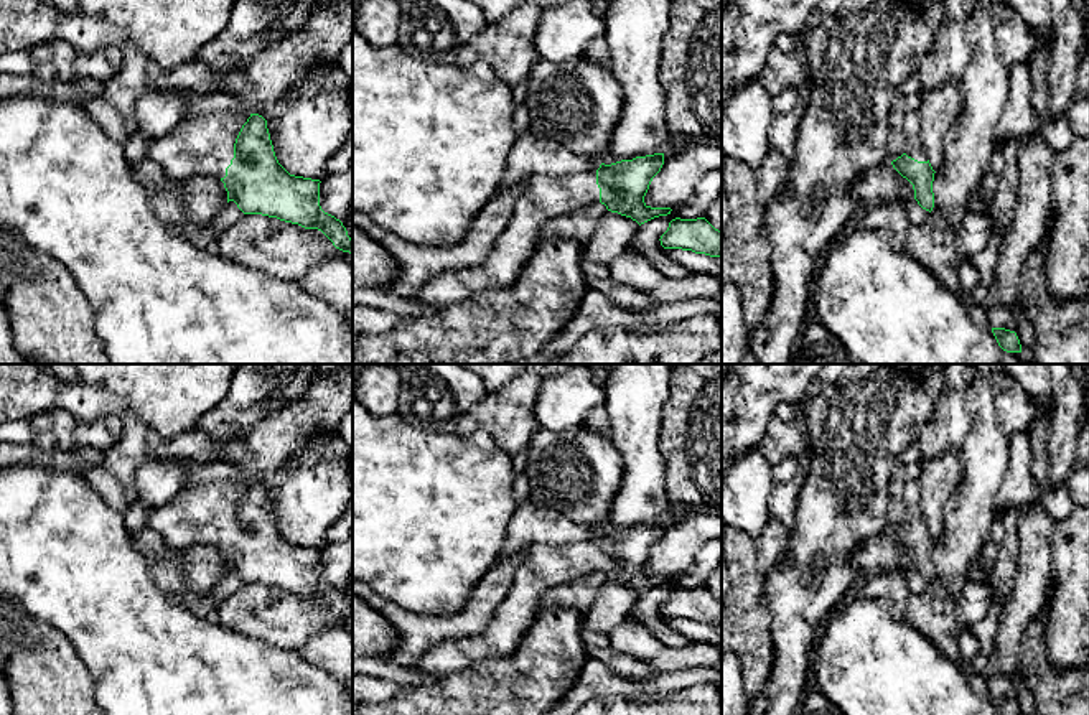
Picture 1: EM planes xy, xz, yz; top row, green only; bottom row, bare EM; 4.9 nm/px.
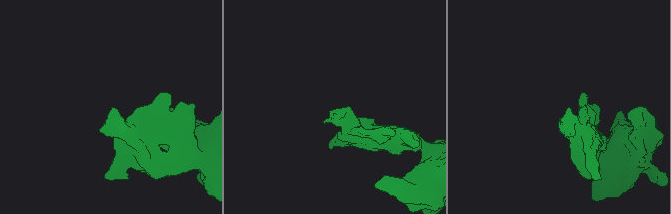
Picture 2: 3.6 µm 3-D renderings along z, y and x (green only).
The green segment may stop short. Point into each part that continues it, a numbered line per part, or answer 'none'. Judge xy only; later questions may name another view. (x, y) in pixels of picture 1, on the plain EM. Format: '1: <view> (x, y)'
1: xy (196, 514)

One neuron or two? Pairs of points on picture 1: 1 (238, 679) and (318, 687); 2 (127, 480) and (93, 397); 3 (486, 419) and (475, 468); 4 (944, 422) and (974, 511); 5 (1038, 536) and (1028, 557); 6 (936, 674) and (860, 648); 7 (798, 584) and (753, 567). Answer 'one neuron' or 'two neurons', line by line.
1: one neuron
2: one neuron
3: two neurons
4: two neurons
5: one neuron
6: one neuron
7: two neurons

